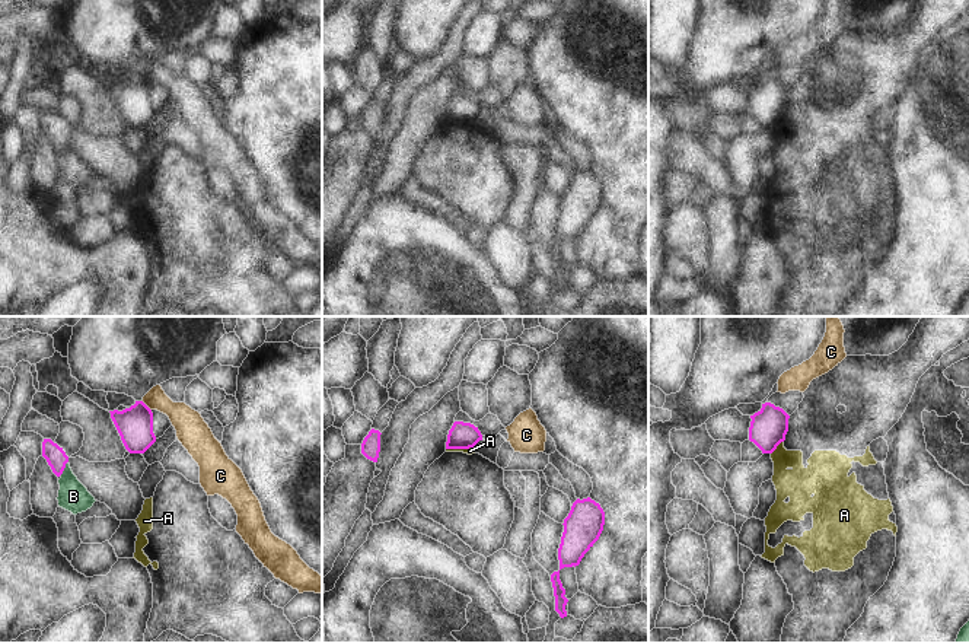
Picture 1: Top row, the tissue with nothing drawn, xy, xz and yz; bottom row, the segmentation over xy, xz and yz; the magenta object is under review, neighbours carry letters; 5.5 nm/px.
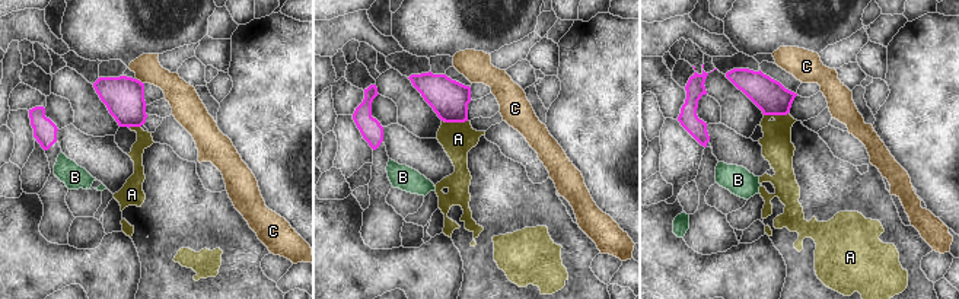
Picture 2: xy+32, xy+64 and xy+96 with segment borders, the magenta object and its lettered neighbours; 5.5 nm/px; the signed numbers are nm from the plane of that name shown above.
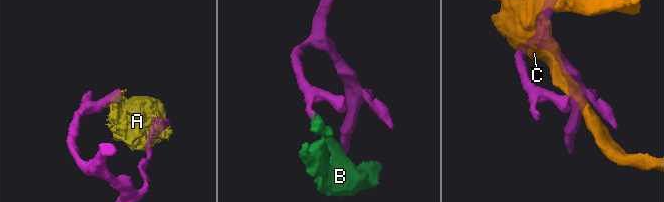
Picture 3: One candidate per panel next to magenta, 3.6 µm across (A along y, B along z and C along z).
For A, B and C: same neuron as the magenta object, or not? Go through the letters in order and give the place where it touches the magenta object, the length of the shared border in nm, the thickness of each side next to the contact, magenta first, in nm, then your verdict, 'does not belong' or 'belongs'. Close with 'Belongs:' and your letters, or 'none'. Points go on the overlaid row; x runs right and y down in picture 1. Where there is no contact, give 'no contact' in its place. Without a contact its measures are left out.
A: contact yz (775, 448); length 100 nm; calibres 200 and 180 nm; does not belong
B: contact xy (64, 467); length 90 nm; calibres 110 and 170 nm; does not belong
C: contact xy (146, 406); length 80 nm; calibres 200 and 160 nm; does not belong
Belongs: none

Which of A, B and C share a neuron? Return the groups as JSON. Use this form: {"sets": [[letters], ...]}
{"sets": [["A"], ["B"], ["C"]]}

